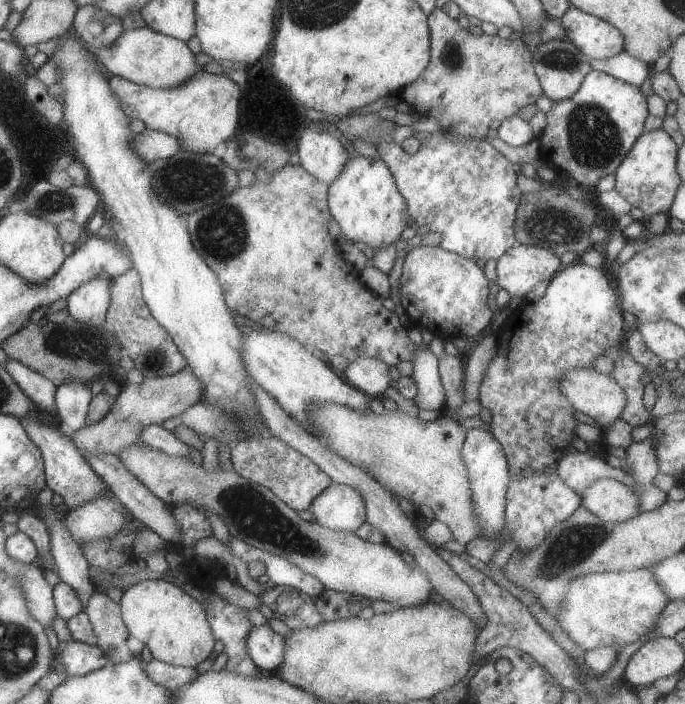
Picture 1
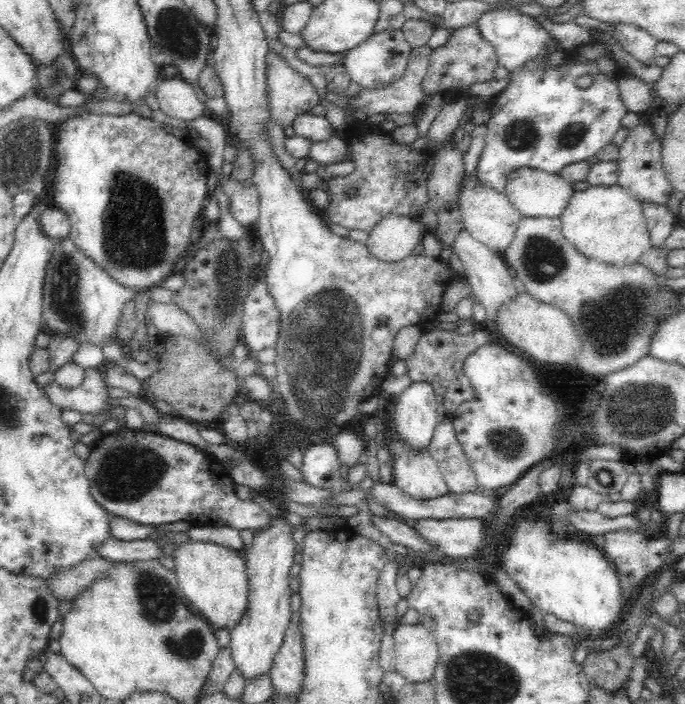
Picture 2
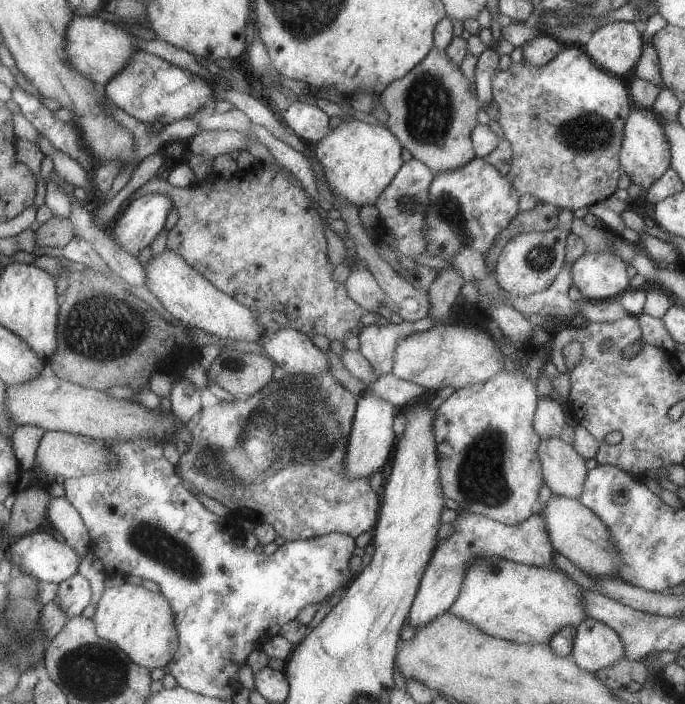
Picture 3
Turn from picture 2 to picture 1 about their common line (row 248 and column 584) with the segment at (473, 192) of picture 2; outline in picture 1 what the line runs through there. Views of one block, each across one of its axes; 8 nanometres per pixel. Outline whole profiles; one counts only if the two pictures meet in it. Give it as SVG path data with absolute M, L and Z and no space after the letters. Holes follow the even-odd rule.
M615 479L594 480L579 496L580 505L602 521L620 523L641 513L639 497Z

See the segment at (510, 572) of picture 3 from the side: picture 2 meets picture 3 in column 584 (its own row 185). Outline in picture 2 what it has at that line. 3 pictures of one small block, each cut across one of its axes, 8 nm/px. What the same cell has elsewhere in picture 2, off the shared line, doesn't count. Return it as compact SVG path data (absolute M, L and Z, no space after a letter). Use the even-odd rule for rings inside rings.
M618 184L590 186L582 192L574 193L562 211L563 235L588 259L612 267L638 263L640 257L651 248L643 205Z

